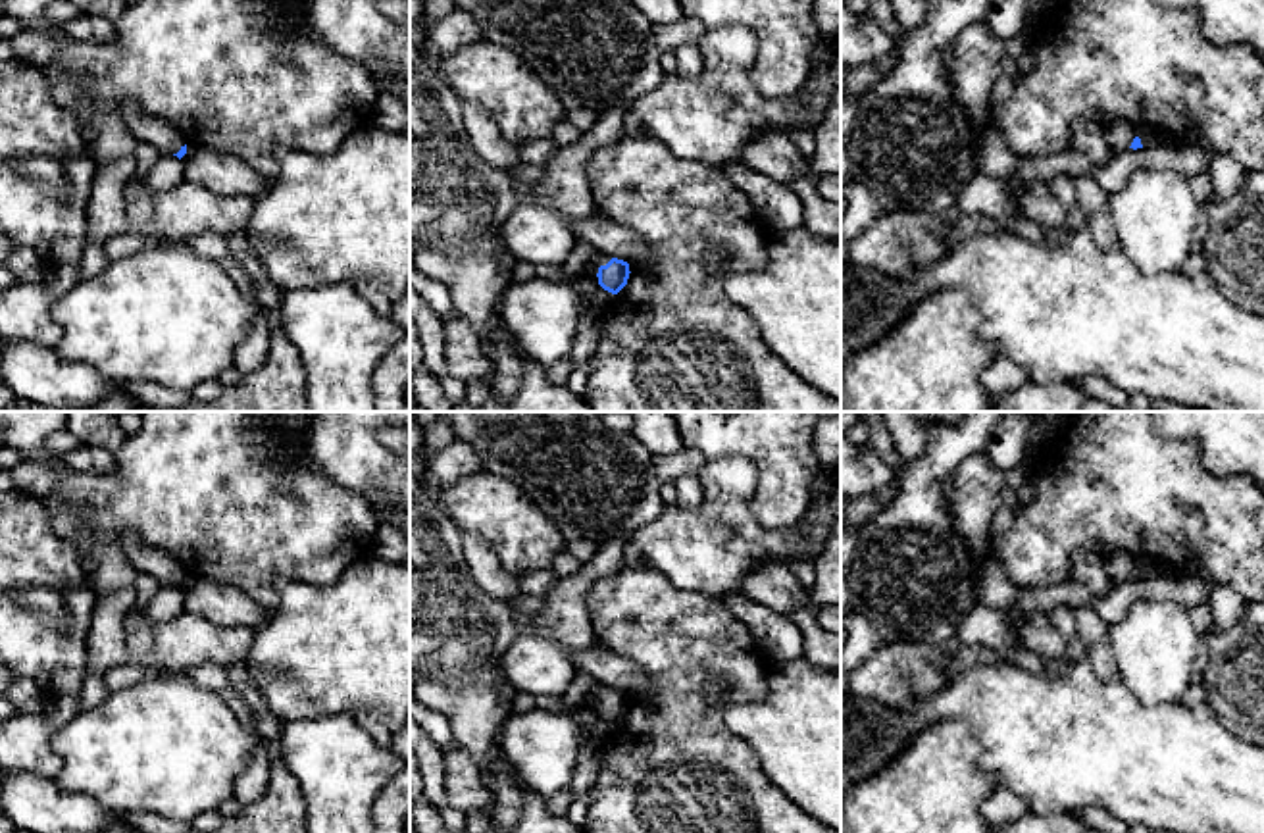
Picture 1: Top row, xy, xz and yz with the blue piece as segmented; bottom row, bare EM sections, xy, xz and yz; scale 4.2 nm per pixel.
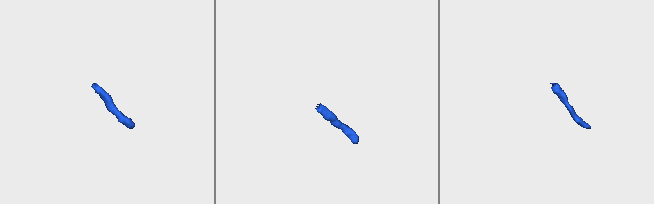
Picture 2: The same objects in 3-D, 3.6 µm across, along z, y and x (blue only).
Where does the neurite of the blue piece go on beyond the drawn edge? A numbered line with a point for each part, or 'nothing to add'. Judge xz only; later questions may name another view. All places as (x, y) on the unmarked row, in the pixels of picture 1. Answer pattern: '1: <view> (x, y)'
1: xz (597, 689)

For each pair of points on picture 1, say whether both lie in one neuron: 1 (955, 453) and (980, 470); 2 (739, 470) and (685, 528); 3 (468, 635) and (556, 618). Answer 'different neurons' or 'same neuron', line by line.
1: different neurons
2: same neuron
3: same neuron

